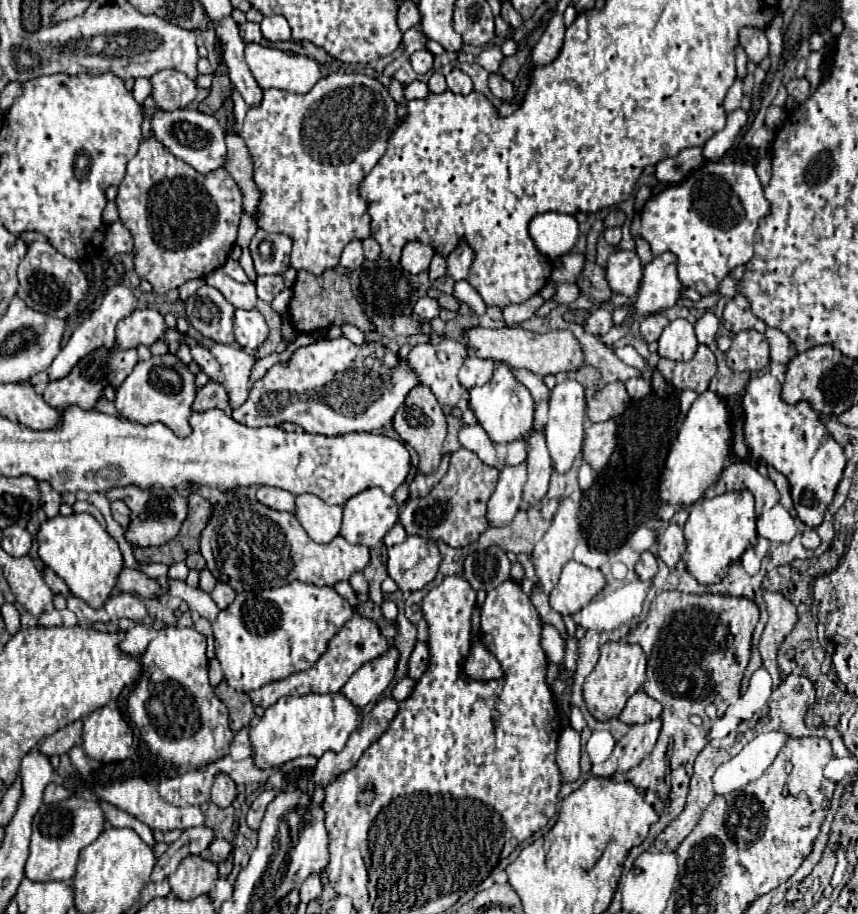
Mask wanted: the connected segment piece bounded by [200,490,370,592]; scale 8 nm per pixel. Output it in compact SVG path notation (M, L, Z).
M242 490L228 492L224 502L214 504L214 514L204 528L200 542L200 552L208 570L216 580L230 584L236 592L260 592L286 586L294 580L316 586L334 586L368 566L370 548L362 544L352 546L342 536L336 536L330 544L318 544L310 540L294 514L266 508L256 498L248 498L240 492Z

